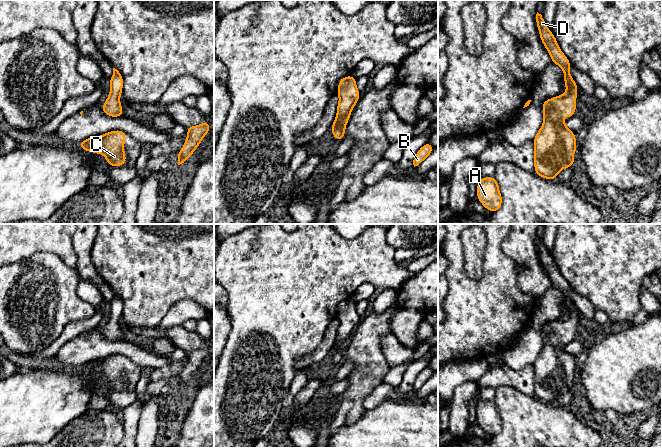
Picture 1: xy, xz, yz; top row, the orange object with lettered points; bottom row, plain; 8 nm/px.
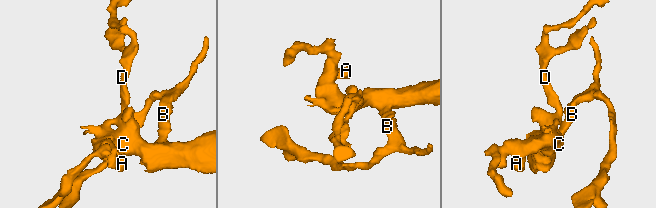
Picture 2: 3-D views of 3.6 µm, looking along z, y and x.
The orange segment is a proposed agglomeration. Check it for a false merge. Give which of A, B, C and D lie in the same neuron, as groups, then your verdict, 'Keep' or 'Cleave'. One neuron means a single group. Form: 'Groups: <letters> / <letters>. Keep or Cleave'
Groups: A B C D. Keep

